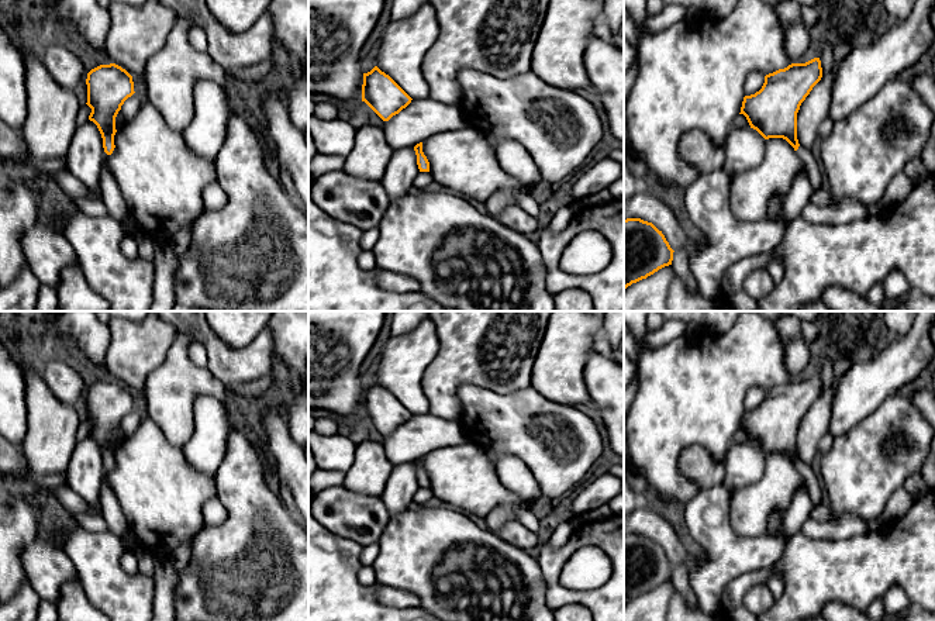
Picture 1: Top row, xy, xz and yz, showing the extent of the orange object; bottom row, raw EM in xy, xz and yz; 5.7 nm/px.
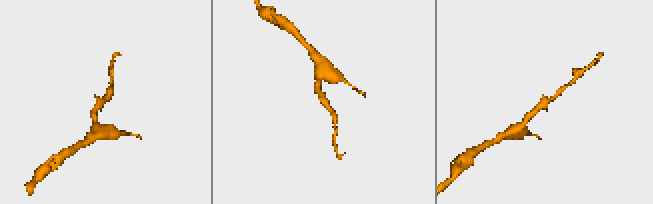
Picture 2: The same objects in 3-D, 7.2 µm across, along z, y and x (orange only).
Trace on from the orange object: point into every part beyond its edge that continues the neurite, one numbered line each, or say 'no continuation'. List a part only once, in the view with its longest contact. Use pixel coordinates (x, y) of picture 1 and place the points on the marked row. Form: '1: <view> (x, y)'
1: yz (813, 168)

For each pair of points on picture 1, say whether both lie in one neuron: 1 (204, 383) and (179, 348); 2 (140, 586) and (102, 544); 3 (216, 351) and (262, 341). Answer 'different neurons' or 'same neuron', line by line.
1: same neuron
2: same neuron
3: same neuron

